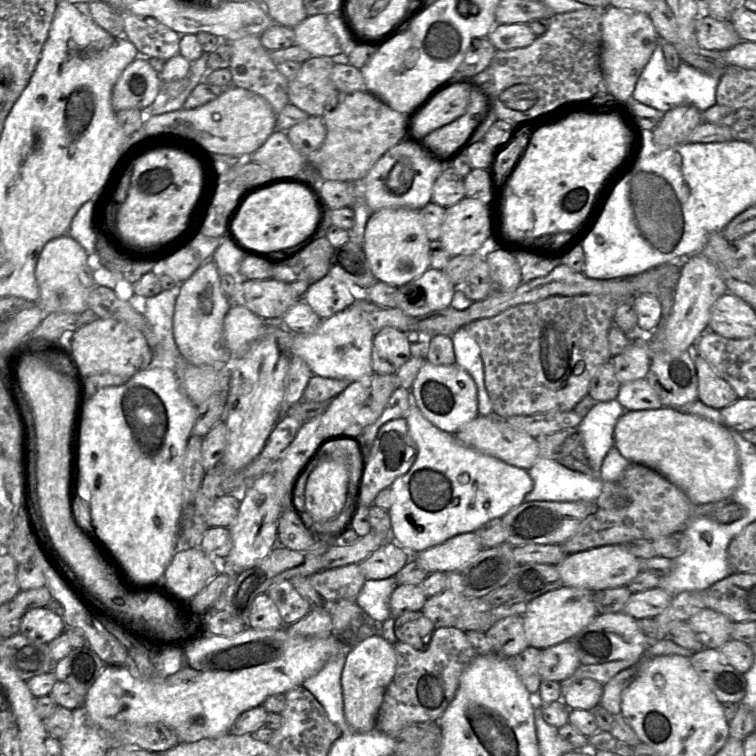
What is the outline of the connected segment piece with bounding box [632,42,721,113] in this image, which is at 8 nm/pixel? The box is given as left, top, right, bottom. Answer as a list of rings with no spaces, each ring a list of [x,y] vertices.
[[[660,42],[636,83],[632,100],[665,113],[682,104],[693,105],[701,112],[704,112],[716,103],[716,88],[720,77],[720,72],[706,73],[684,62],[677,70],[670,70],[666,64]]]

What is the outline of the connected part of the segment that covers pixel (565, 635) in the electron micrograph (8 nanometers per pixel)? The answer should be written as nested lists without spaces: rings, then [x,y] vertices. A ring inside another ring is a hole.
[[[562,586],[527,603],[523,616],[524,630],[529,646],[545,649],[571,639],[598,615],[594,591]]]

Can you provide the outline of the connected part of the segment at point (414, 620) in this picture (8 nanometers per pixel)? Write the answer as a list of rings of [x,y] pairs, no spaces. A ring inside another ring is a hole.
[[[421,611],[407,612],[395,620],[395,634],[399,642],[426,651],[431,642],[434,624]]]

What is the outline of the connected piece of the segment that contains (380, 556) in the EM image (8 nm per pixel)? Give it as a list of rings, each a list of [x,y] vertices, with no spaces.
[[[390,540],[359,563],[366,579],[381,580],[394,577],[410,560],[412,555]]]

